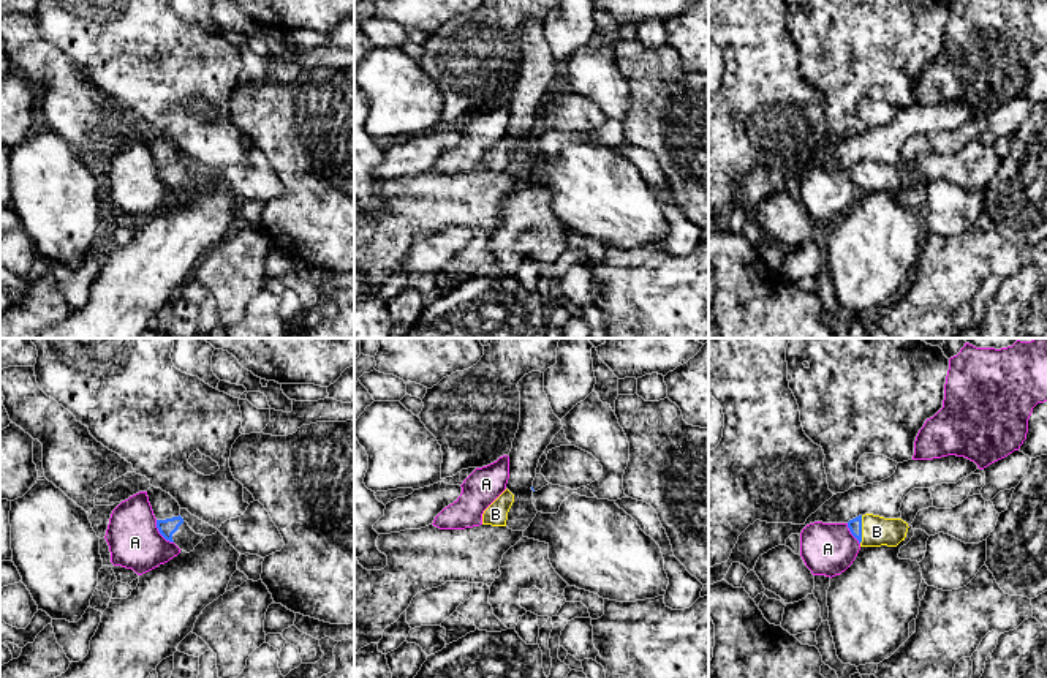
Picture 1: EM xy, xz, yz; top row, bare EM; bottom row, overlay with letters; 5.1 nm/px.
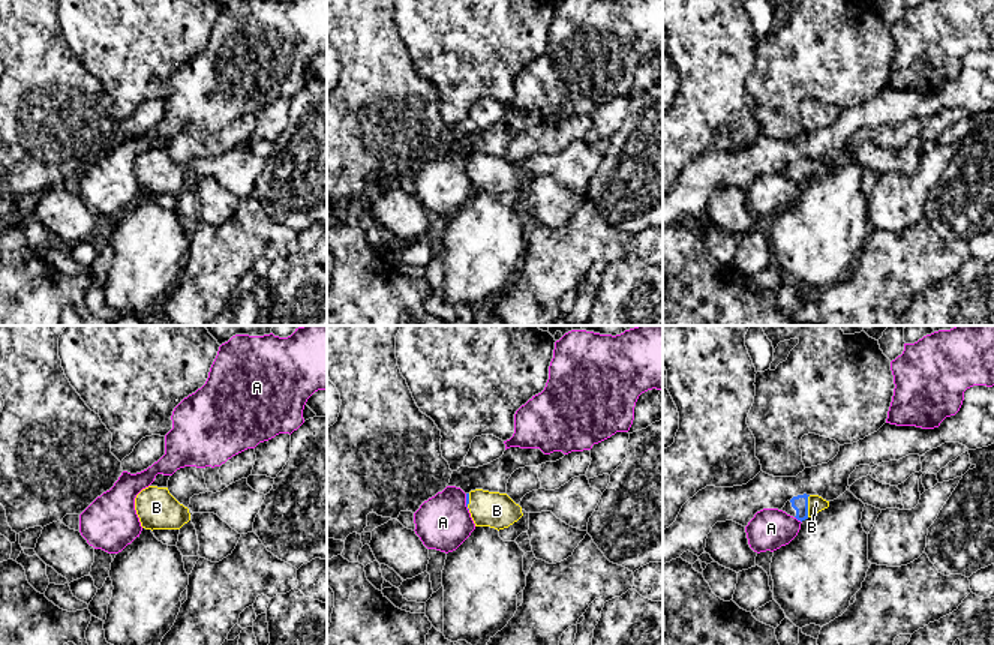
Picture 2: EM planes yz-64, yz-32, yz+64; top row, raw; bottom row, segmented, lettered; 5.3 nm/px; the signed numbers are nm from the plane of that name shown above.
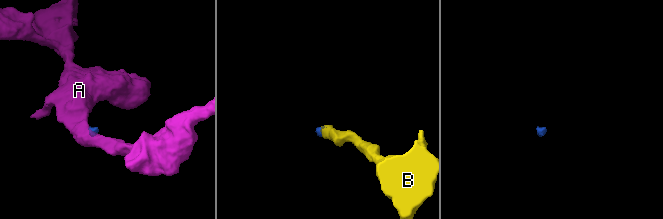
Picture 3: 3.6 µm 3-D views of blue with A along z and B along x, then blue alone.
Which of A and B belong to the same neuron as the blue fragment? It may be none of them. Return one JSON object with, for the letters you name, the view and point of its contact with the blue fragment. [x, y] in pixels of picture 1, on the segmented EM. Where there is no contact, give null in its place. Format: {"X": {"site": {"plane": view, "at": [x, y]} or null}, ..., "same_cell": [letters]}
{"B": {"site": {"plane": "yz", "at": [861, 530]}}, "same_cell": ["B"]}

